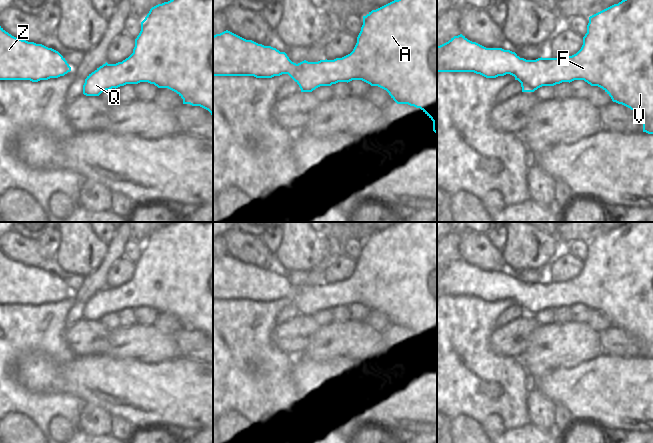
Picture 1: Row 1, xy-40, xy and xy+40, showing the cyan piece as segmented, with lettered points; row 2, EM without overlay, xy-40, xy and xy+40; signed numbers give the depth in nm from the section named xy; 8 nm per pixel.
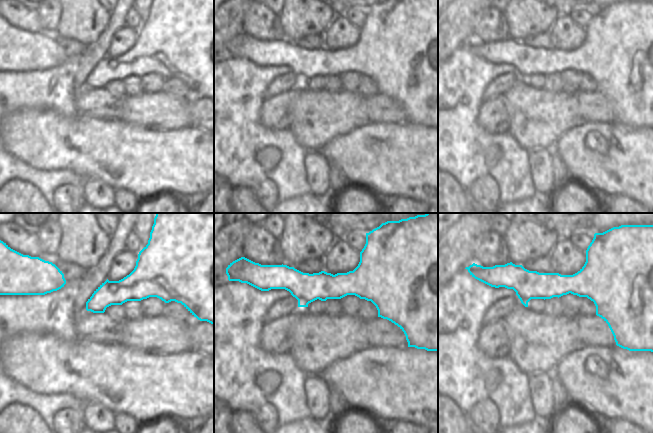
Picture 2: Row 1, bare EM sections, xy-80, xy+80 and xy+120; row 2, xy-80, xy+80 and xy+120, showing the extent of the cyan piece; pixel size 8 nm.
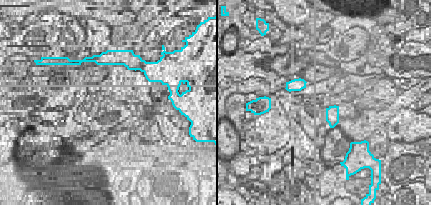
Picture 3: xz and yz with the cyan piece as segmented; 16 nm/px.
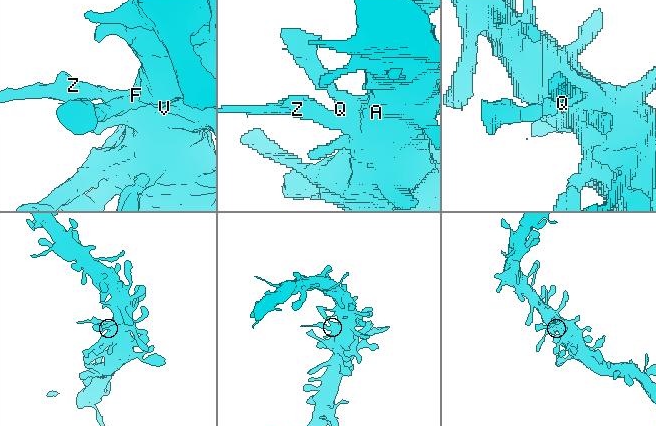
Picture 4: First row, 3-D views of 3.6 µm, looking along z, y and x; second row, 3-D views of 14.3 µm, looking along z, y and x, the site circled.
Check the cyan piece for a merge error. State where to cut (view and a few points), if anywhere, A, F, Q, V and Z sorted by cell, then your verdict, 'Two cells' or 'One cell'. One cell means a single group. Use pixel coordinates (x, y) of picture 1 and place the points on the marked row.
No split. Groups: A F Q V Z. One cell.

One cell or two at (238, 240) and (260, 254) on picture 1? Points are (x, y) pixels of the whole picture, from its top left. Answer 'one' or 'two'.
one

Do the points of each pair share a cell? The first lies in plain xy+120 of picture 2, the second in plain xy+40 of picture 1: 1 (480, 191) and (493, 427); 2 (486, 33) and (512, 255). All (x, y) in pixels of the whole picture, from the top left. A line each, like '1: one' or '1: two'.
1: one
2: two

